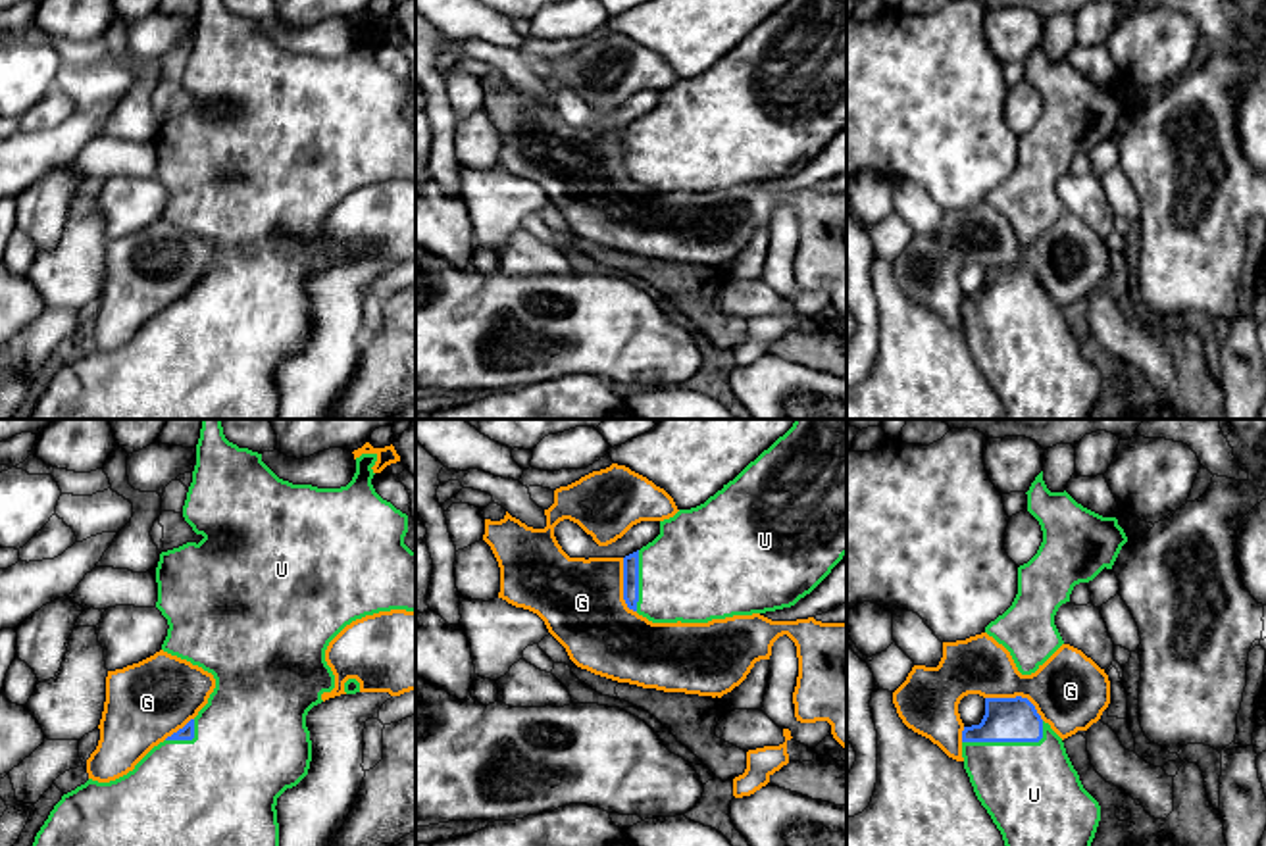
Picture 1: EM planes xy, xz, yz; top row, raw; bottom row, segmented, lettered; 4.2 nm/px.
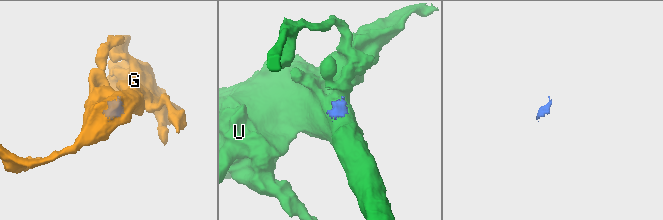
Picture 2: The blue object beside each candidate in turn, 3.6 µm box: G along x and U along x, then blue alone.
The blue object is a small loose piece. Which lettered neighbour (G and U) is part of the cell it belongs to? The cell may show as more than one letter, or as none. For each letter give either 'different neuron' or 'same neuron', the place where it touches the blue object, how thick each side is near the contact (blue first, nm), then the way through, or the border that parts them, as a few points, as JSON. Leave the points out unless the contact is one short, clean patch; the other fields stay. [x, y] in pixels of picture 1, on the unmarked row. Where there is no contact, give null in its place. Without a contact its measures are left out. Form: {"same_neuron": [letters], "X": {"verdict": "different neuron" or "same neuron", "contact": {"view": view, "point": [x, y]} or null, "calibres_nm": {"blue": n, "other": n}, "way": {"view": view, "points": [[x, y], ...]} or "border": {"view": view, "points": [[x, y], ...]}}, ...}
{"same_neuron": ["U"], "G": {"verdict": "different neuron", "contact": {"view": "yz", "point": [1016, 266]}, "calibres_nm": {"blue": 190, "other": 320}}, "U": {"verdict": "same neuron", "contact": {"view": "yz", "point": [1009, 310]}, "calibres_nm": {"blue": 190, "other": 400}}}

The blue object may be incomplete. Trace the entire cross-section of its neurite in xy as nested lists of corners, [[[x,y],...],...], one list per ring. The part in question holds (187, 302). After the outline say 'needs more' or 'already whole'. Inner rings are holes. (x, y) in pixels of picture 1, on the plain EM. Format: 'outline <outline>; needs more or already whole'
outline [[[200,0],[196,13],[196,35],[192,52],[183,75],[183,87],[196,104],[204,108],[187,112],[179,117],[160,123],[156,137],[158,171],[156,177],[167,188],[167,206],[162,219],[190,231],[212,242],[215,258],[208,273],[183,298],[154,315],[127,344],[98,352],[89,348],[85,354],[62,365],[48,388],[35,406],[31,419],[279,419],[277,367],[296,356],[310,338],[312,310],[306,296],[308,281],[321,273],[321,263],[335,258],[335,244],[325,231],[329,212],[352,190],[366,185],[391,179],[416,181],[416,121],[404,113],[408,102],[408,85],[383,69],[373,54],[373,35],[377,23],[362,23],[356,27],[356,42],[346,56],[317,58],[312,54],[292,54],[279,48],[264,31],[262,23],[239,17],[229,12],[223,0]]]; needs more

